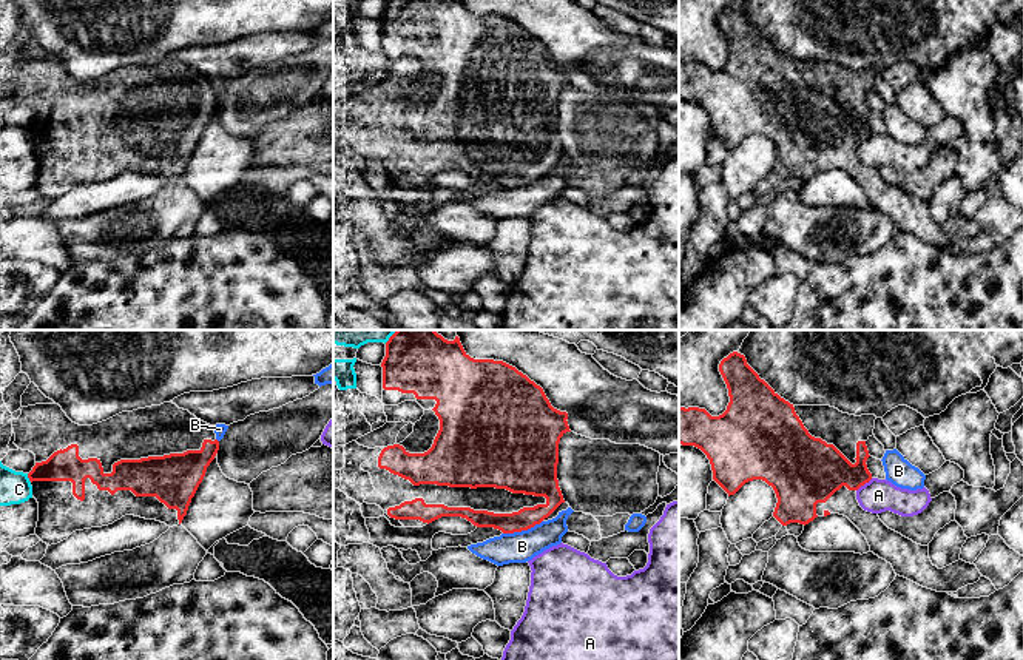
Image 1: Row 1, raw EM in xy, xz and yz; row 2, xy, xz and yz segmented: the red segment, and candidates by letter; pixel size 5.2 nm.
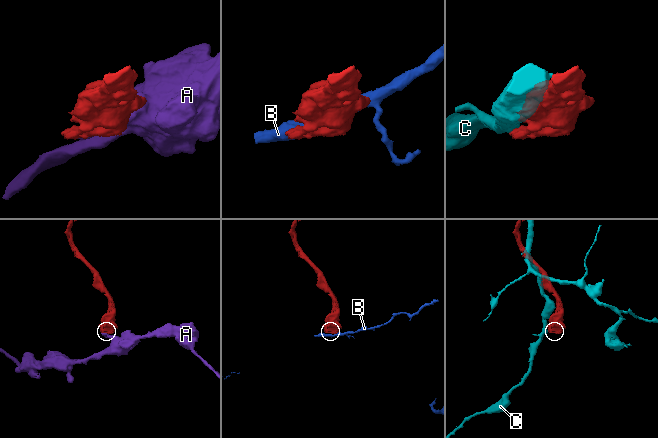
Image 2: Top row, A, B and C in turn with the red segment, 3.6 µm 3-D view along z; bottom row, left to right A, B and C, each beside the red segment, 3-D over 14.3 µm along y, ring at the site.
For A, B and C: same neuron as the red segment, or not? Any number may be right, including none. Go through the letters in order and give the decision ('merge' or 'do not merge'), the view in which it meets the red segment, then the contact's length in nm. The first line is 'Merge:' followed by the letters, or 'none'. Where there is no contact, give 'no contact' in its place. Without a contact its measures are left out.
Merge: none
A: do not merge; contact in yz; length 110 nm
B: do not merge; contact in xz; length 220 nm
C: do not merge; contact in xy; length 50 nm

